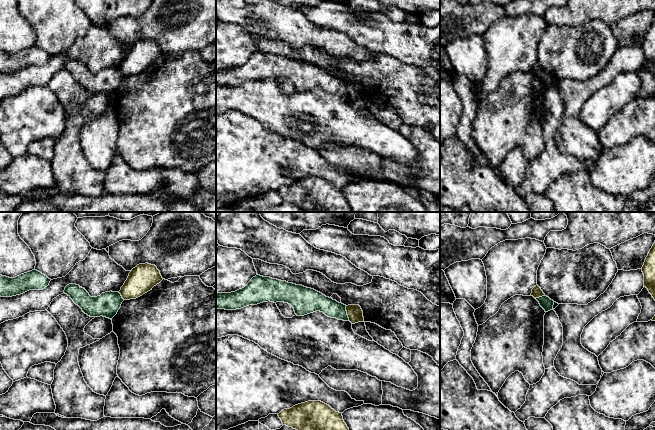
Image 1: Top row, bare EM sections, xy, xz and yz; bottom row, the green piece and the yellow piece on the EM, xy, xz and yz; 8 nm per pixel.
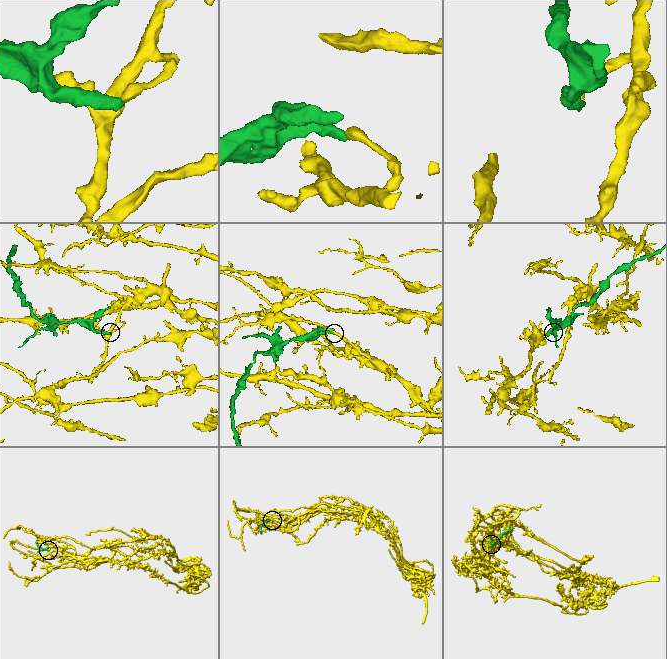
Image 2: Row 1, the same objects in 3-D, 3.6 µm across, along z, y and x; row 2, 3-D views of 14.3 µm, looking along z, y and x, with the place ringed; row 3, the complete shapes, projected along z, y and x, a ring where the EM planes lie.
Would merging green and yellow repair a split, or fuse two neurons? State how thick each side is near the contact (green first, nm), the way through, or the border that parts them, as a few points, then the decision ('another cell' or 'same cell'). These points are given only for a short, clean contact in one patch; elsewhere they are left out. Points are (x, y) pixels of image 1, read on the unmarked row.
calibres 140 and 130 nm; border xz (345, 82), (349, 96); another cell

